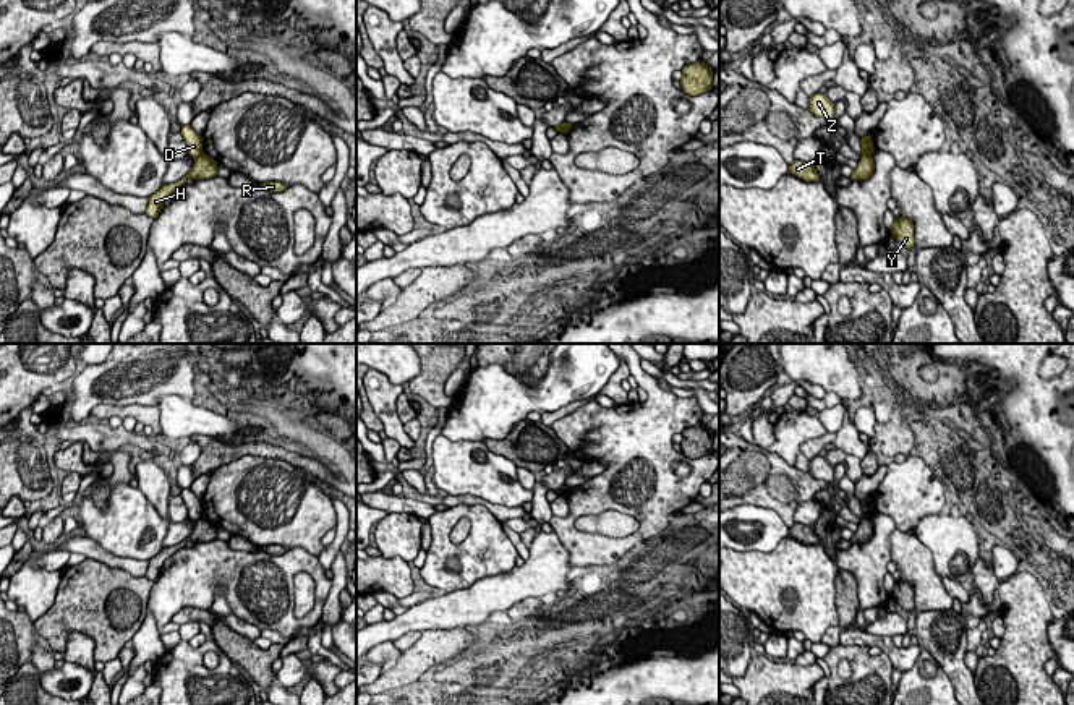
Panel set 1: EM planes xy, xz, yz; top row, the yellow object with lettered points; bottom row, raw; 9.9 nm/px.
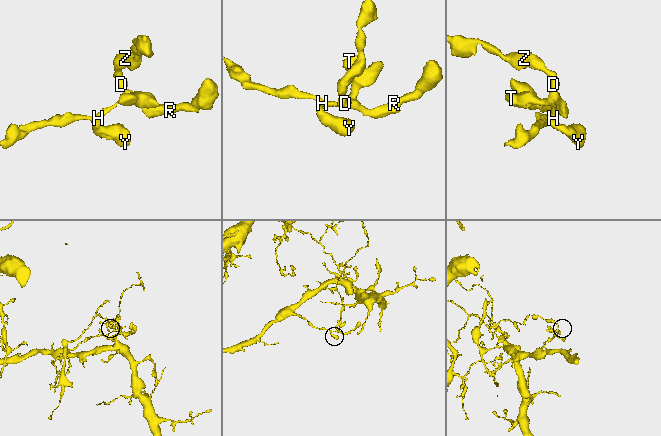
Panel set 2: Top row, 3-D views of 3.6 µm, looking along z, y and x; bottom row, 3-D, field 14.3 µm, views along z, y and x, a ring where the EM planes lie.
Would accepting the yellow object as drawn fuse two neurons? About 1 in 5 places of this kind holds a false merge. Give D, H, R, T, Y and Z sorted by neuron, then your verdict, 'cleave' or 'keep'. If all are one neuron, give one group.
D Z / H R T Y; cleave

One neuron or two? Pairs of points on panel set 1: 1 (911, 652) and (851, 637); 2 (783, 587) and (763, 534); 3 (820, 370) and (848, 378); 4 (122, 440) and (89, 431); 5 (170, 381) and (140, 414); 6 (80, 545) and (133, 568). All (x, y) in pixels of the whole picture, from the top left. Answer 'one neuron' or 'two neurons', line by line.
1: one neuron
2: two neurons
3: one neuron
4: one neuron
5: two neurons
6: one neuron

